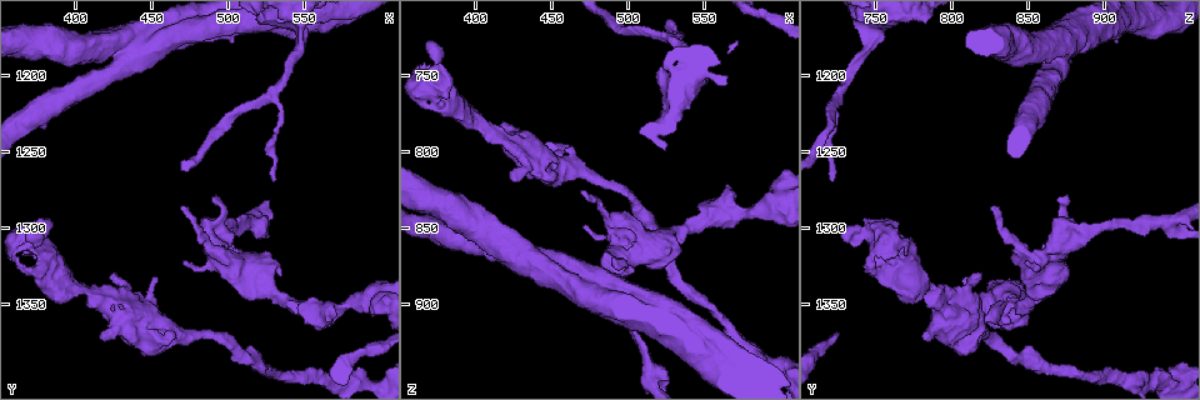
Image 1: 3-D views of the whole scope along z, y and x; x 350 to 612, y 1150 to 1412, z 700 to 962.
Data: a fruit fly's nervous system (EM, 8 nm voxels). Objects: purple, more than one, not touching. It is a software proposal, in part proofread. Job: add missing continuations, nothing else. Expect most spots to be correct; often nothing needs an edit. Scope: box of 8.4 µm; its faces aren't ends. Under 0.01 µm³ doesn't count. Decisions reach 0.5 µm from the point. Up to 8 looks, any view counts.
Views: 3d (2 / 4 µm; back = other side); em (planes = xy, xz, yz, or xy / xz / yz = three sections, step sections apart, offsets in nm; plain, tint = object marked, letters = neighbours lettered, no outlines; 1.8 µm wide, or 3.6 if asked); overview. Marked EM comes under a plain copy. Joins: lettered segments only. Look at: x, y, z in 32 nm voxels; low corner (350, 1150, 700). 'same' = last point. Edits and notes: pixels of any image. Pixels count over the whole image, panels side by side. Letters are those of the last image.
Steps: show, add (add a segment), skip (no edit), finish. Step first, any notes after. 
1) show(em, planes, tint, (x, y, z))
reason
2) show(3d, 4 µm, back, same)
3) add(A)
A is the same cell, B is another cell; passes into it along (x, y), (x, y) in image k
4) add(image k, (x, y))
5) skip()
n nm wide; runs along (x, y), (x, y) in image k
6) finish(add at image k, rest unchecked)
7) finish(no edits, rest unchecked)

show(em, xy, step 4, letters, (368, 1308, 728))
branch stops here

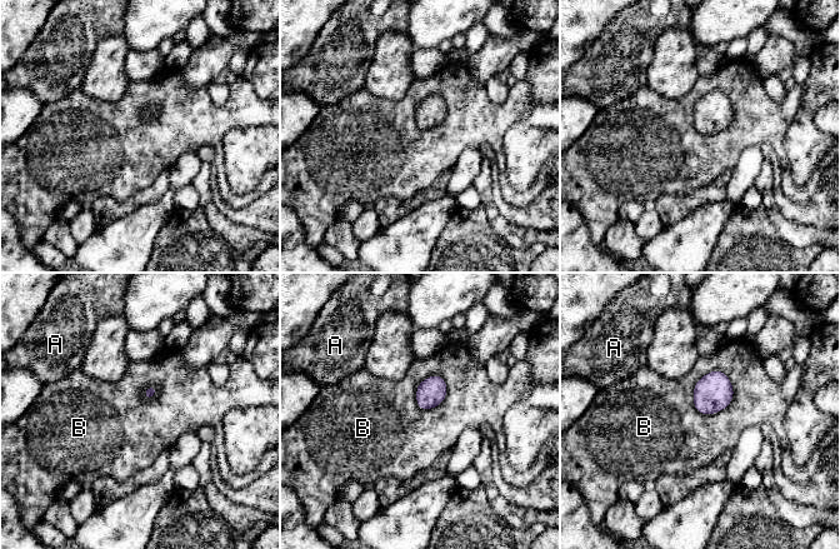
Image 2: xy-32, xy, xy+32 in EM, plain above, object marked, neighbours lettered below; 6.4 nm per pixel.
skip()
B touches over 320 nm; A and B are other cells; no lettered segment goes on from it

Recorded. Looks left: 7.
show(3d, 4 µm, (472, 1324, 852))
an open end

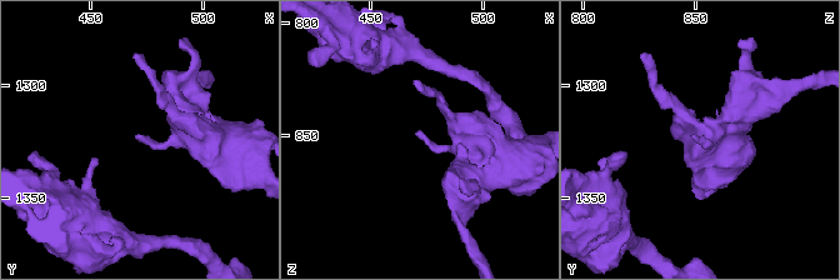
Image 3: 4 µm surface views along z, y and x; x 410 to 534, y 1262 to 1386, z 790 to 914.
show(em, xy, step 8, tint, (471, 1323, 851))

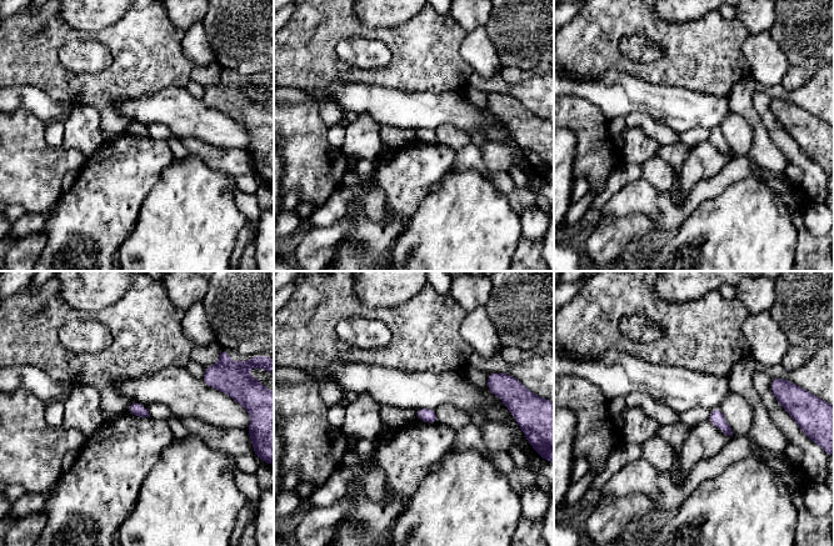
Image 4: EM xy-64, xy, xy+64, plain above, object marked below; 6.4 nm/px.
show(em, xy, step 8, letters, same)

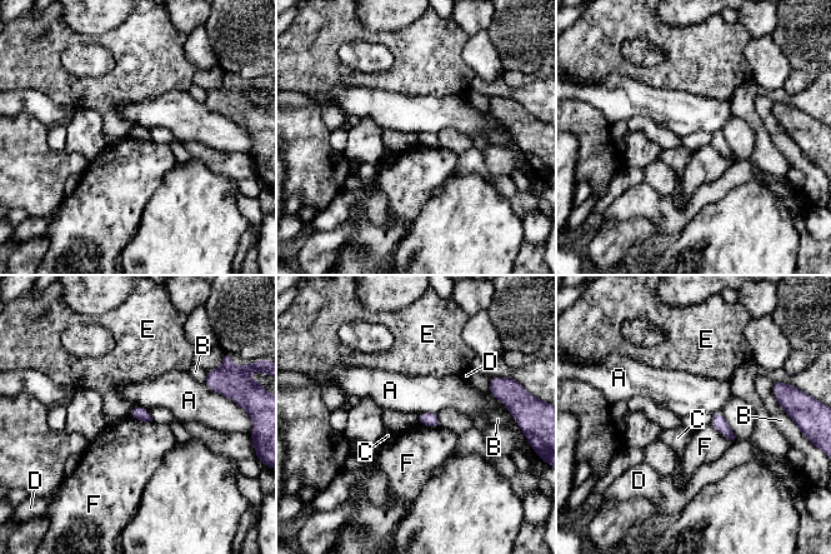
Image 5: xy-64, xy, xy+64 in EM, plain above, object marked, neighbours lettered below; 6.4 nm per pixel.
skip()
A, B, C, D, E and F are other cells; border along (416, 413), (436, 414) in image 5; none of them fits

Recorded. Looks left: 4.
show(em, xz, step 4, letters, (530, 1270, 722))

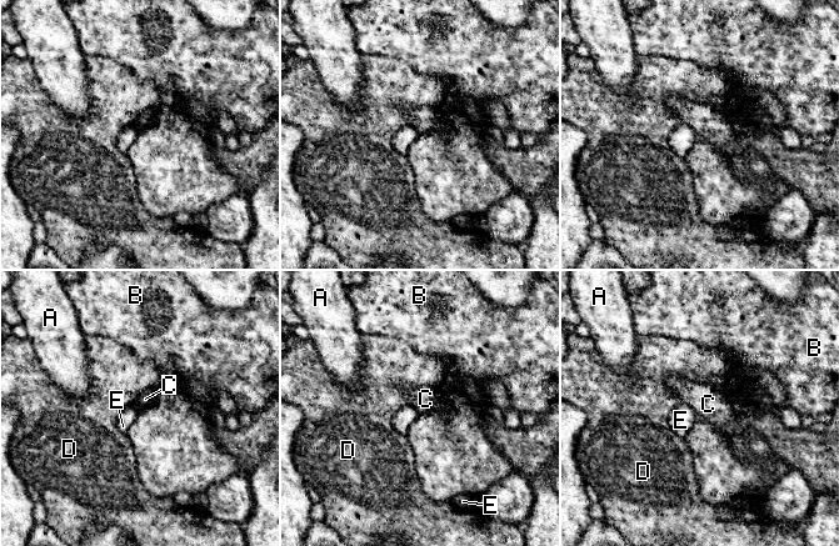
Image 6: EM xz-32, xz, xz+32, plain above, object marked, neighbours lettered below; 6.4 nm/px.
show(em, planes, letters, same)

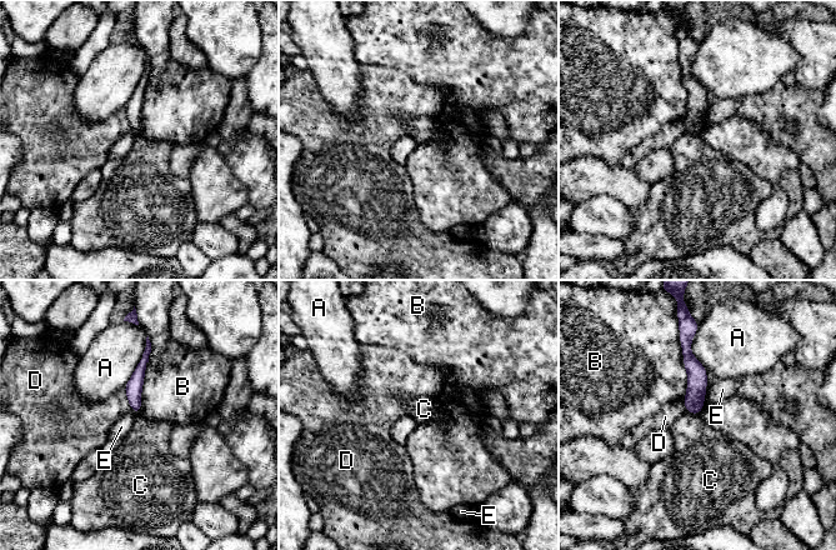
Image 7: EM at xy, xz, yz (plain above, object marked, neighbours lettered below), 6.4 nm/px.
skip()
90 nm wide; A, B, C, D and E are other cells; runs along (685, 346), (696, 373), (696, 411) in image 7; none of them fits

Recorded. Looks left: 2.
show(em, yz, step 16, tint, (546, 1350, 846))
side arm on a straight run

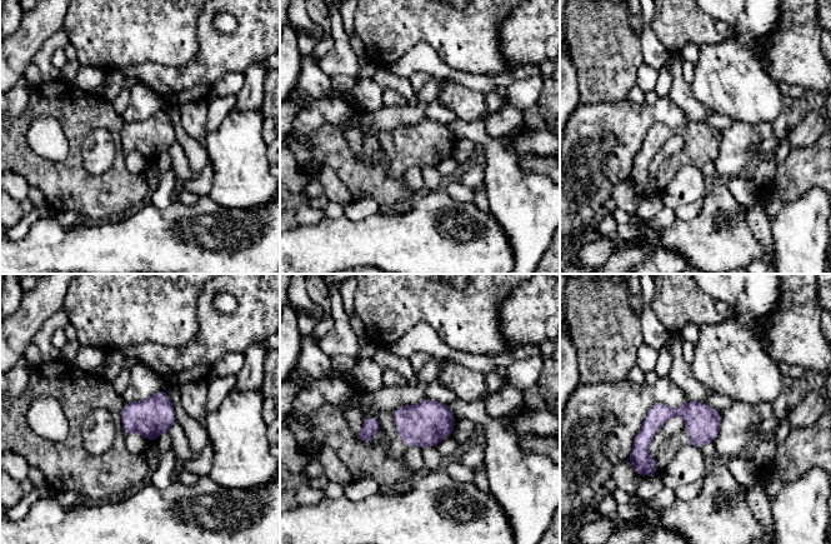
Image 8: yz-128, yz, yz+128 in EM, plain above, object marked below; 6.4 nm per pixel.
show(em, yz, step 16, letters, same)

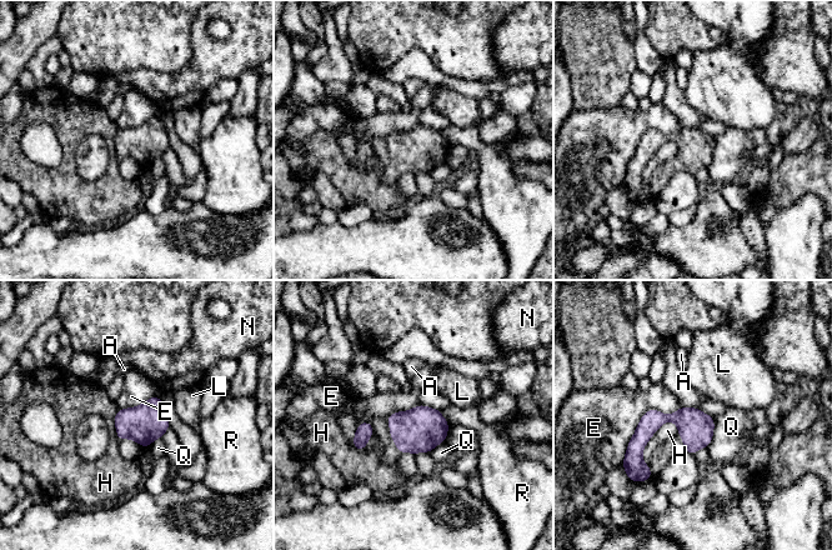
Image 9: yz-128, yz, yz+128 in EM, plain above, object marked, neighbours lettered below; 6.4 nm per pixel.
skip()
A, E, H, L, N, Q and R are other cells; border along (682, 406), (648, 409), (621, 464) in image 9; no lettered segment goes on from it

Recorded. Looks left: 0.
finish(no edits, rest unchecked)

